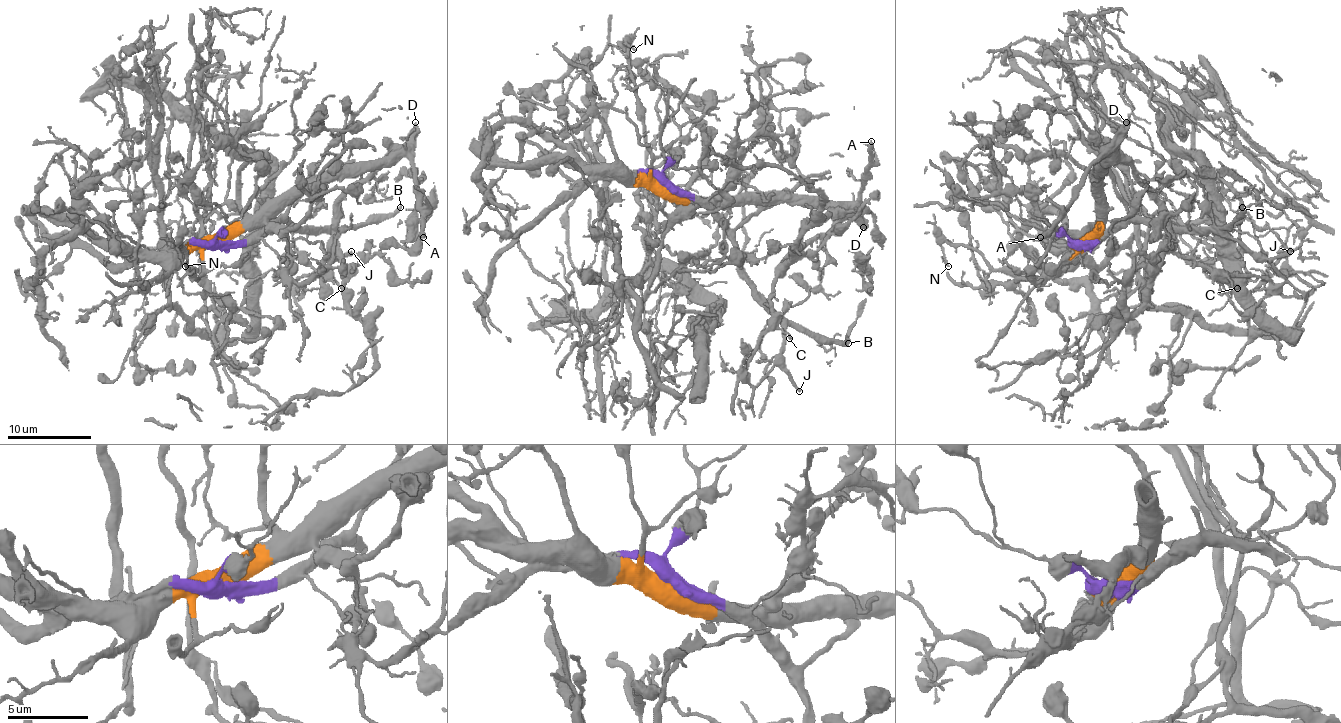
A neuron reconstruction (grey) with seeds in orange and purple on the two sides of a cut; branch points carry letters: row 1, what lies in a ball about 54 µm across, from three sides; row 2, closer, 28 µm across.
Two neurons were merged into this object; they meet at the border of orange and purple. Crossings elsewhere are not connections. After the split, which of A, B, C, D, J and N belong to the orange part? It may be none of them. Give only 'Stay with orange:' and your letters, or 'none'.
Stay with orange: A, C, D, N

